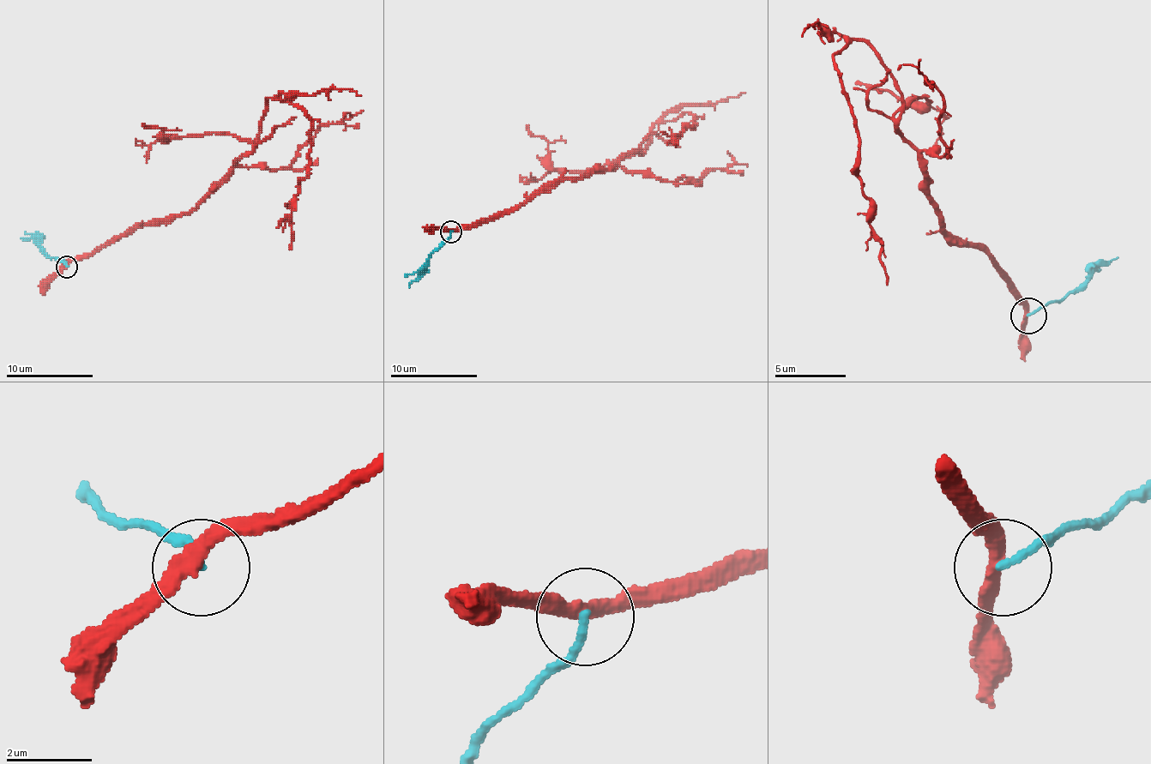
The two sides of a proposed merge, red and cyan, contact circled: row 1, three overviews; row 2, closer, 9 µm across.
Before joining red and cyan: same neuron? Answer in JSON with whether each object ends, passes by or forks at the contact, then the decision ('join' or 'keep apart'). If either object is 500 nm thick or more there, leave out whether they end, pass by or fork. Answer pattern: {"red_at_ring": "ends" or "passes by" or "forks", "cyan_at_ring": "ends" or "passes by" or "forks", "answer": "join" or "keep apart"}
{"red_at_ring": "passes by", "cyan_at_ring": "ends", "answer": "keep apart"}

